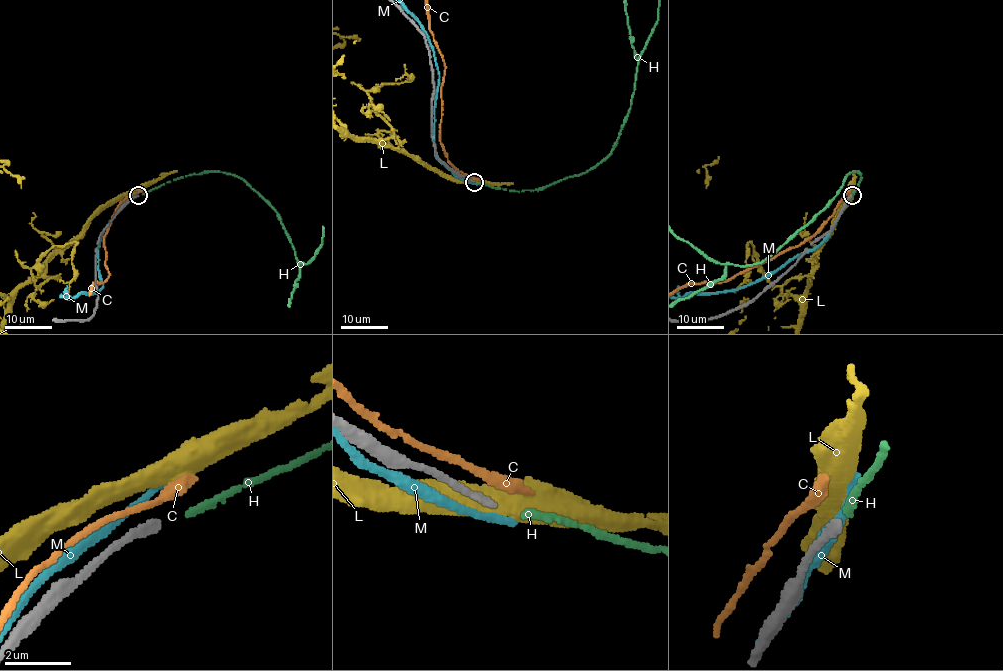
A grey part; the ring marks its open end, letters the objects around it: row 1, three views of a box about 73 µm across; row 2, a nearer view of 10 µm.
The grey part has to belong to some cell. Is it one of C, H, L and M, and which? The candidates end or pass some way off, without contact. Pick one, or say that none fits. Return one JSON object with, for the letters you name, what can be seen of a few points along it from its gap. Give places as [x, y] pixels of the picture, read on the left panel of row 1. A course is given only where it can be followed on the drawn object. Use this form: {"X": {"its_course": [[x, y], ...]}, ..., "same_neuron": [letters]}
{"same_neuron": ["H"]}

